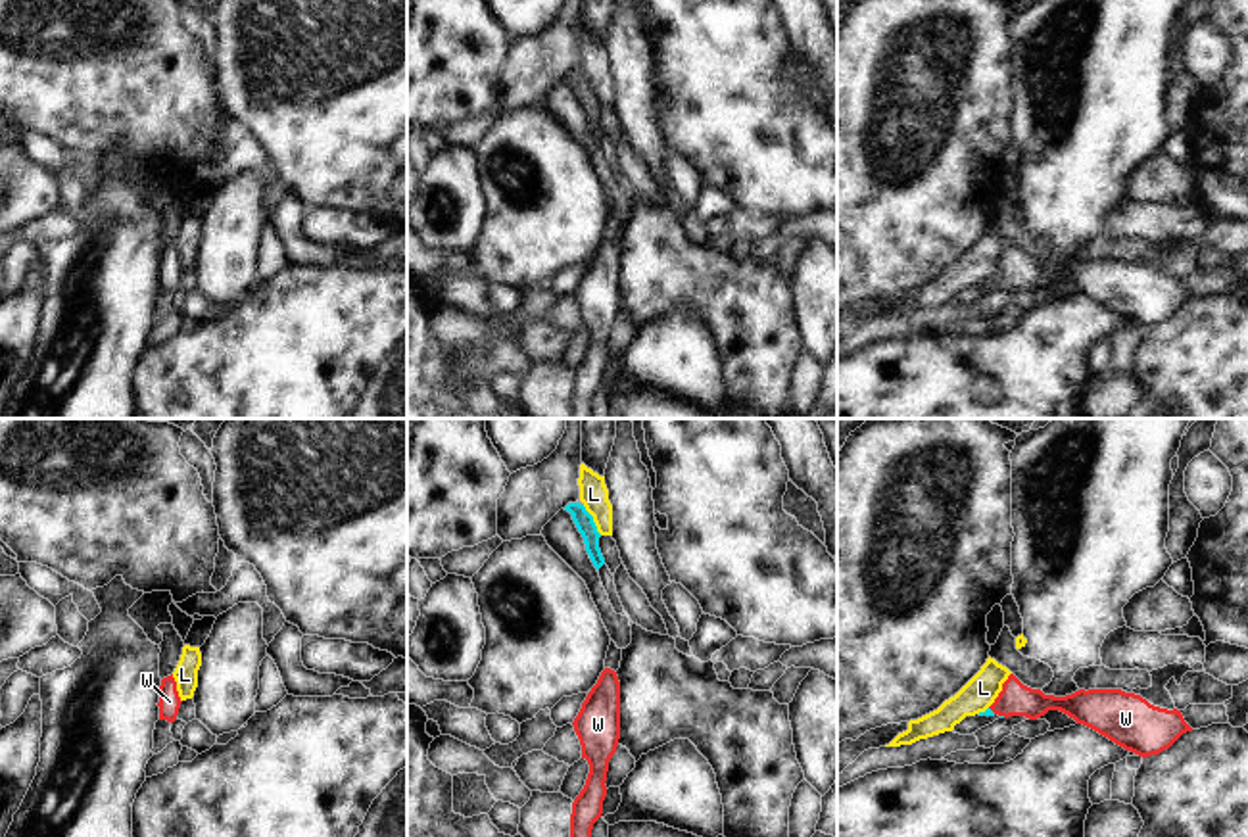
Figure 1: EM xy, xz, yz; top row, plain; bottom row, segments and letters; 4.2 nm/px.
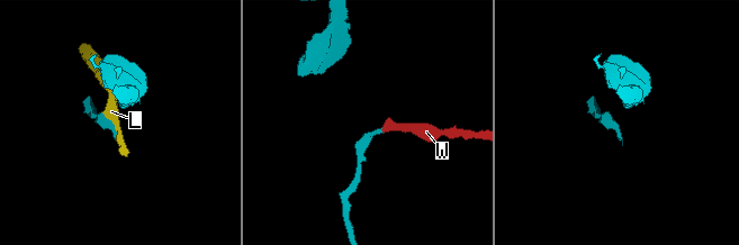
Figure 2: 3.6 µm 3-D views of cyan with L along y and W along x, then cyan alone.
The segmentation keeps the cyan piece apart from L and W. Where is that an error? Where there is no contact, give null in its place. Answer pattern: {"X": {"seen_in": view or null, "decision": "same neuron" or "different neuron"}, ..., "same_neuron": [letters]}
{"L": {"seen_in": "xz", "decision": "different neuron"}, "W": {"seen_in": null, "decision": "same neuron"}, "same_neuron": ["W"]}

